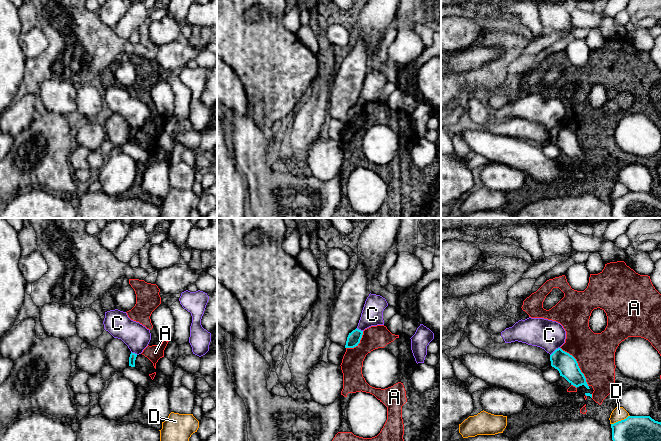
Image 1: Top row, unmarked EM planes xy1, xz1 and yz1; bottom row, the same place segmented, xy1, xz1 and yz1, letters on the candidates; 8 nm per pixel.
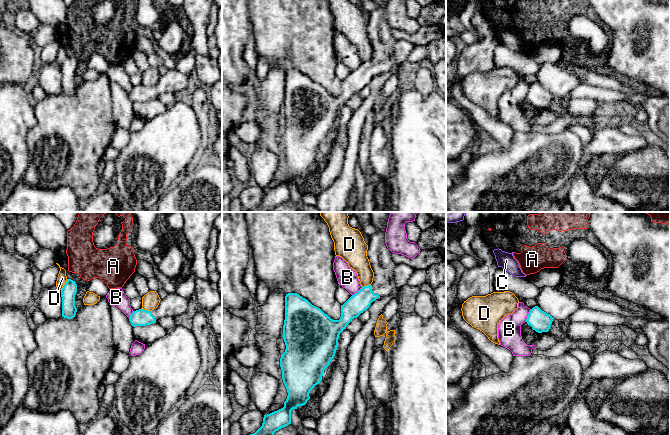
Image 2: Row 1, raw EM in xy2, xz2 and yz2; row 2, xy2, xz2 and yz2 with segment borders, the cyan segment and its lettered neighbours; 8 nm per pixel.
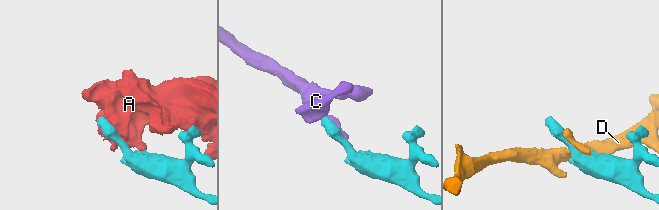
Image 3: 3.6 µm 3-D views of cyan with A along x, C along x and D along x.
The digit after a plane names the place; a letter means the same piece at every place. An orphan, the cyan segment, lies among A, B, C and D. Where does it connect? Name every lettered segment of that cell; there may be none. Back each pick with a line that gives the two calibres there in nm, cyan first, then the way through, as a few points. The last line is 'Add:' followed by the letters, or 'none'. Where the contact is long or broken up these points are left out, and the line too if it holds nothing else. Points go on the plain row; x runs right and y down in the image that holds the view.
Add: none

